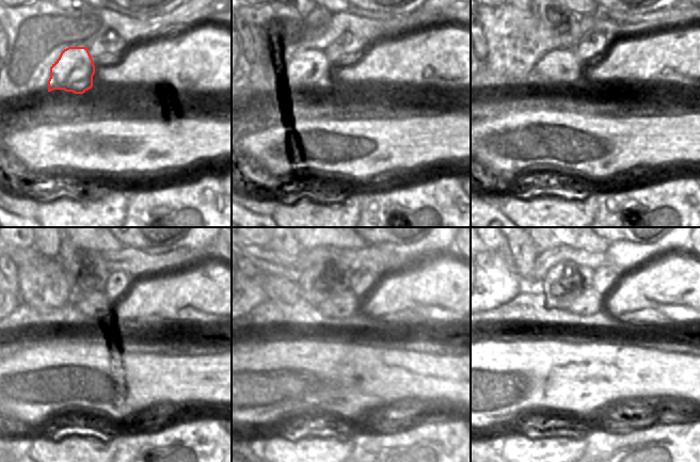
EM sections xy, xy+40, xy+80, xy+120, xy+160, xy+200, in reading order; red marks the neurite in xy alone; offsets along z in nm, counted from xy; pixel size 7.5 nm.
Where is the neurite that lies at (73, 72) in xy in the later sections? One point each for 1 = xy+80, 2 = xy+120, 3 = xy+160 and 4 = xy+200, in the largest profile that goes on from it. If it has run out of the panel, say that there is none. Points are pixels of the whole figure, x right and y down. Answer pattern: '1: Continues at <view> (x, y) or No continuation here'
1: Continues at xy+80 (562, 65)
2: Continues at xy+120 (93, 304)
3: Continues at xy+160 (336, 302)
4: Continues at xy+200 (590, 302)

